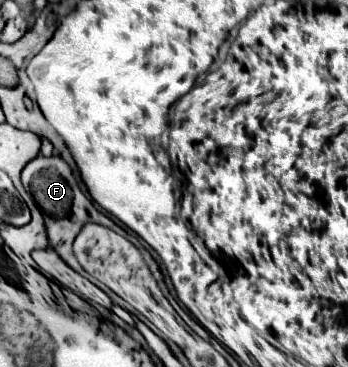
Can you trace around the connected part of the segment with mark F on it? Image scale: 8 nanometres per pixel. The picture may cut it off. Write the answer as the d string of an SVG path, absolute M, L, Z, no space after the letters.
M39 154L37 158L33 158L33 162L29 162L29 166L25 166L23 174L31 174L31 188L29 188L29 192L31 192L31 196L35 198L37 206L41 208L41 212L43 212L43 216L45 216L45 220L47 220L49 246L55 248L55 252L57 252L73 270L77 270L79 274L85 274L85 272L79 268L79 262L77 262L75 254L71 252L71 244L73 244L75 236L79 234L81 226L87 224L87 222L95 222L95 224L103 224L103 226L113 228L117 234L129 238L129 240L141 250L143 258L151 256L151 254L147 252L143 240L141 240L137 234L125 230L123 226L119 226L117 222L113 222L109 216L105 216L103 212L99 212L99 210L93 206L93 202L83 194L83 190L79 188L79 182L77 182L75 176L71 174L71 166L69 166L61 156L53 154L53 156L47 158L47 156Z

